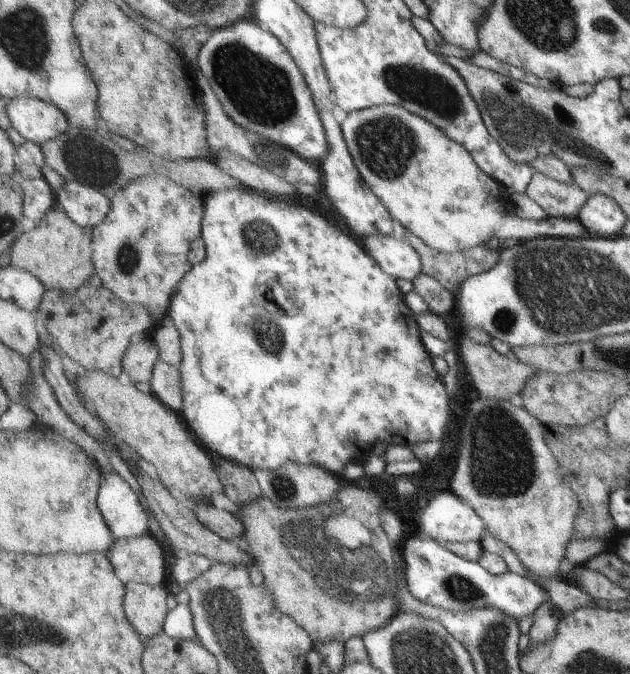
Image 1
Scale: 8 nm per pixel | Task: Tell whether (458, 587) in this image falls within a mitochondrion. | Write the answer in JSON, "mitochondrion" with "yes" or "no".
{"mitochondrion":"yes"}

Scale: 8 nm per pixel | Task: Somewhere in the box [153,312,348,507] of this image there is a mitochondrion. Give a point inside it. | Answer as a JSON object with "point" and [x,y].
{"point":[270,337]}

